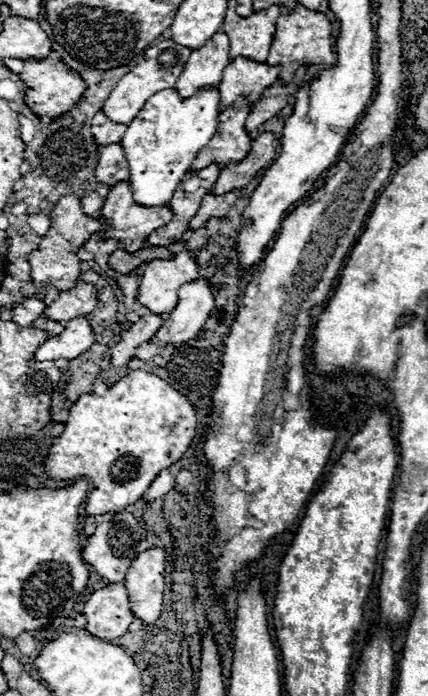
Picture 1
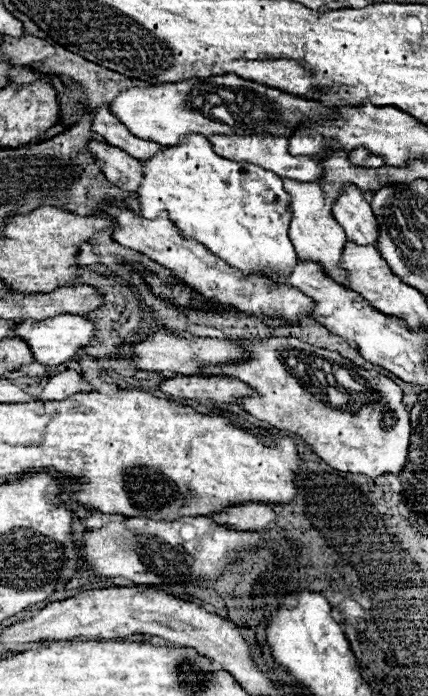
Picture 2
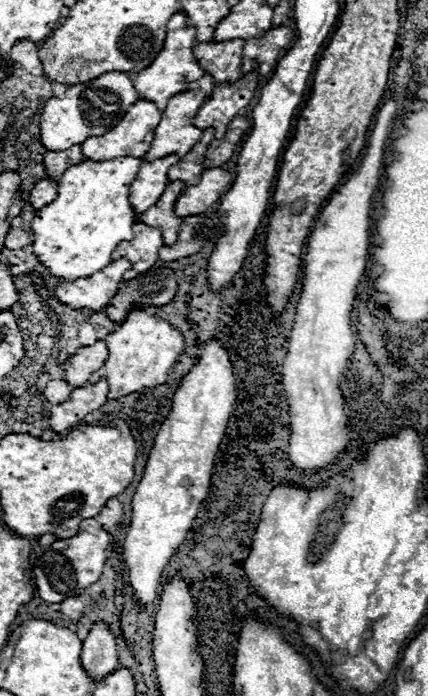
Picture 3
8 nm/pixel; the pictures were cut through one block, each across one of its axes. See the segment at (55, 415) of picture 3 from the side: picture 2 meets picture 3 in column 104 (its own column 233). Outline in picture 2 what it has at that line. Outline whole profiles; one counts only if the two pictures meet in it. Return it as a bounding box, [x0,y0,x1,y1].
[160,376,250,404]

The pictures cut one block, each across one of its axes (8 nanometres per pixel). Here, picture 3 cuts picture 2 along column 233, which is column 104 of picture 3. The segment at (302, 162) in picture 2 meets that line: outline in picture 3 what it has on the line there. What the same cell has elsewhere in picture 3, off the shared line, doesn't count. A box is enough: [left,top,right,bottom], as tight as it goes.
[82,100,162,160]

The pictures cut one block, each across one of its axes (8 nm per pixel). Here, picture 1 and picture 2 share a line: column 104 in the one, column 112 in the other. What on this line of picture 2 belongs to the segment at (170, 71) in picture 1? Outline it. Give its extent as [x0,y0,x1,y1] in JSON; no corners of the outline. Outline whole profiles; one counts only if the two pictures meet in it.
[108,74,336,146]

